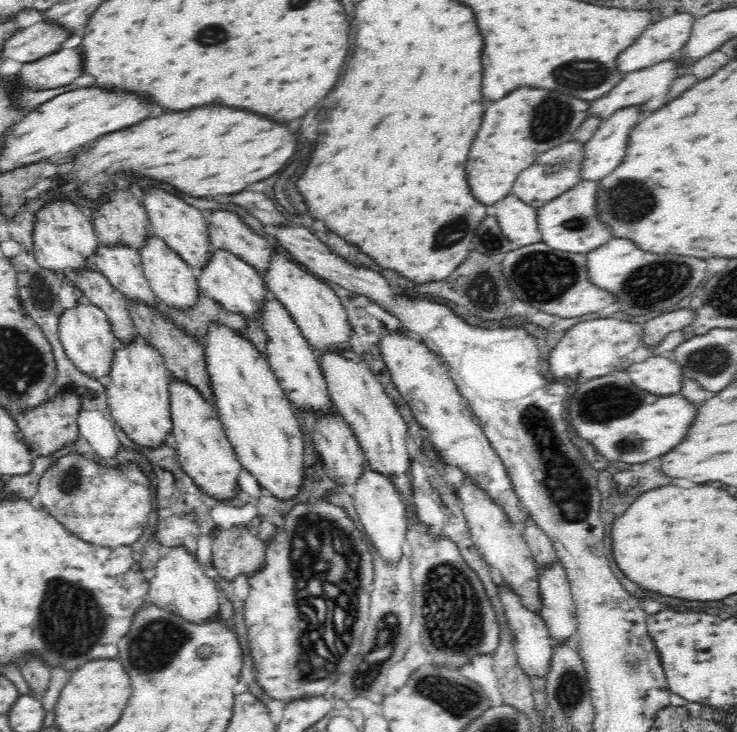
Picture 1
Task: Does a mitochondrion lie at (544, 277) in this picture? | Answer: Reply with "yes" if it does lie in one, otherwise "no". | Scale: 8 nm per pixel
yes

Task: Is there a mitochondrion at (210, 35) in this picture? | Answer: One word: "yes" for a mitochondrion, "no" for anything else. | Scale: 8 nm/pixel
yes

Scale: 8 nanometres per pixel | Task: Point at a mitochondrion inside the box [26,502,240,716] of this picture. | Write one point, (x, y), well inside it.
(71, 621)

